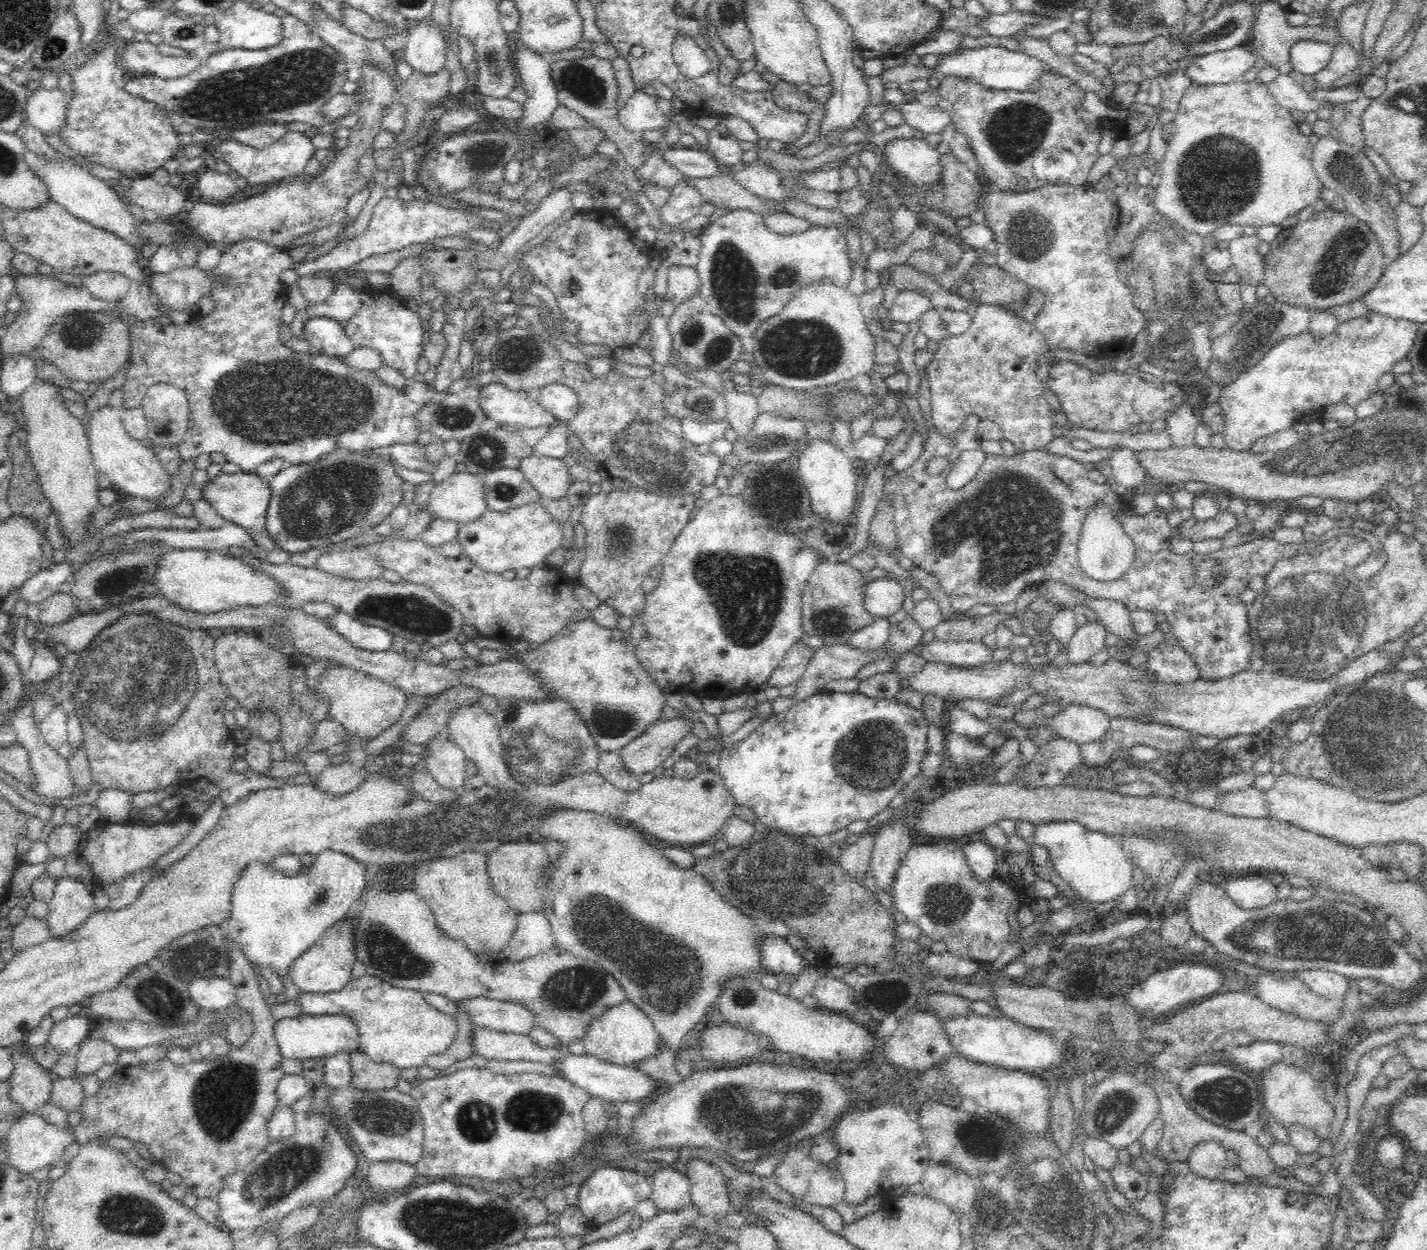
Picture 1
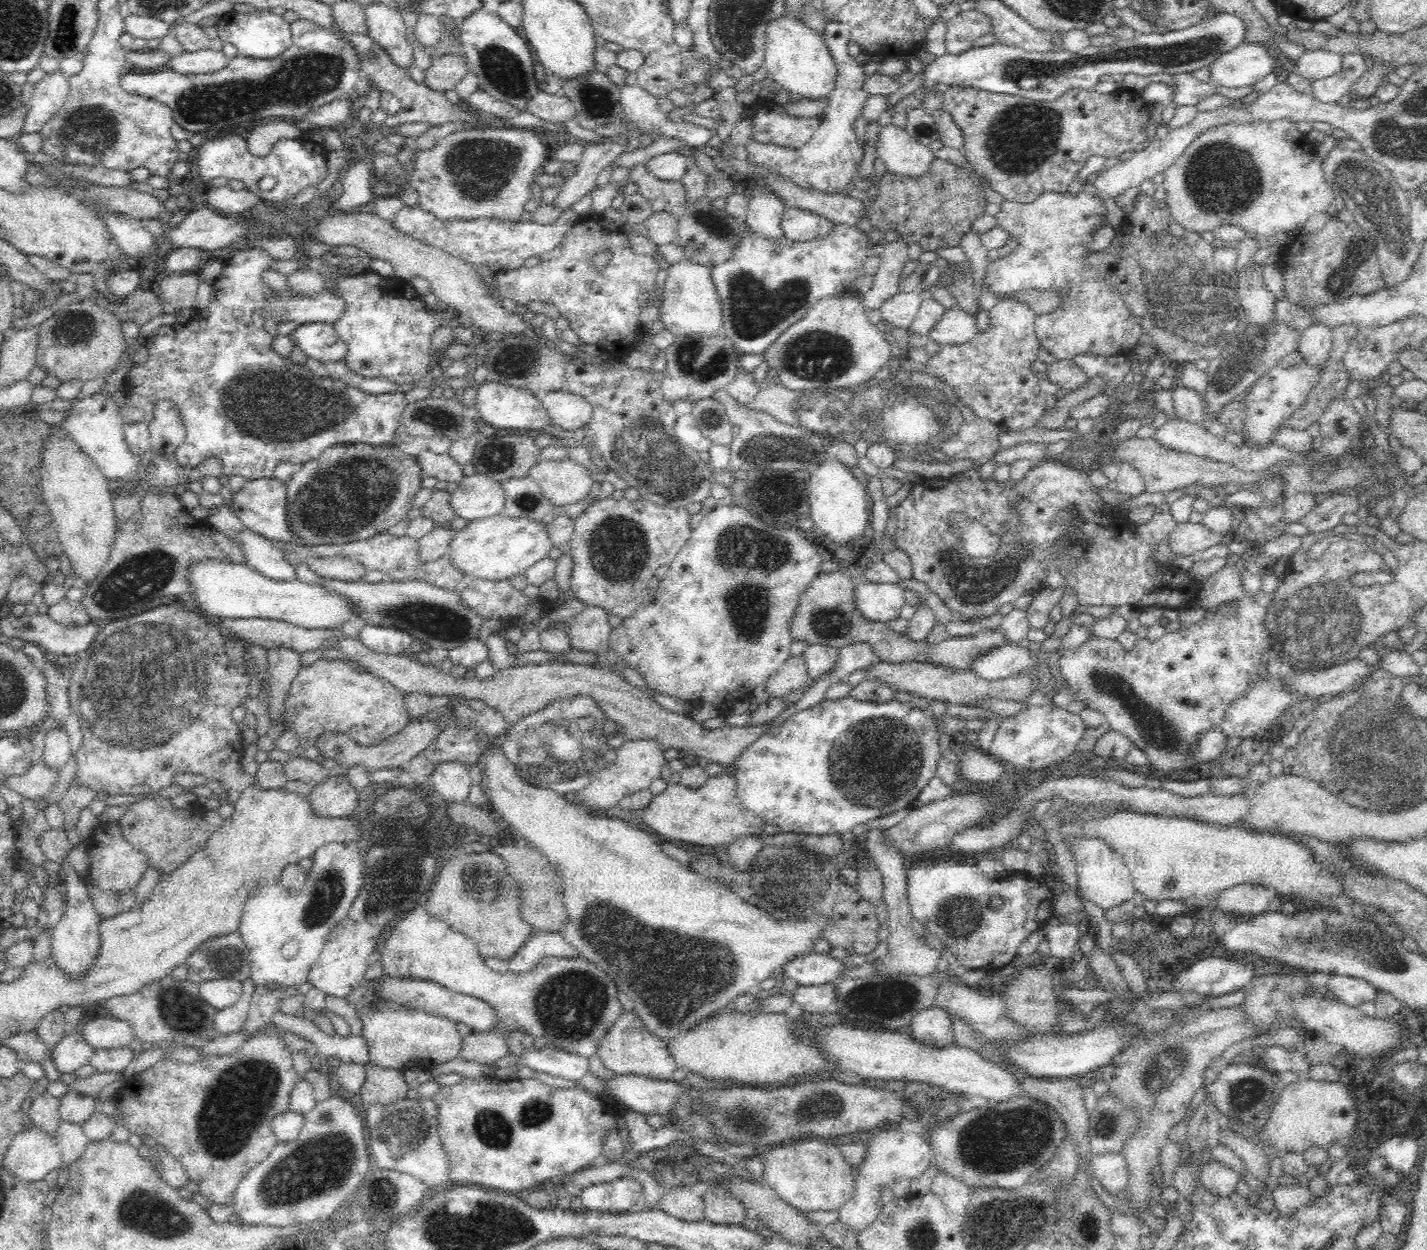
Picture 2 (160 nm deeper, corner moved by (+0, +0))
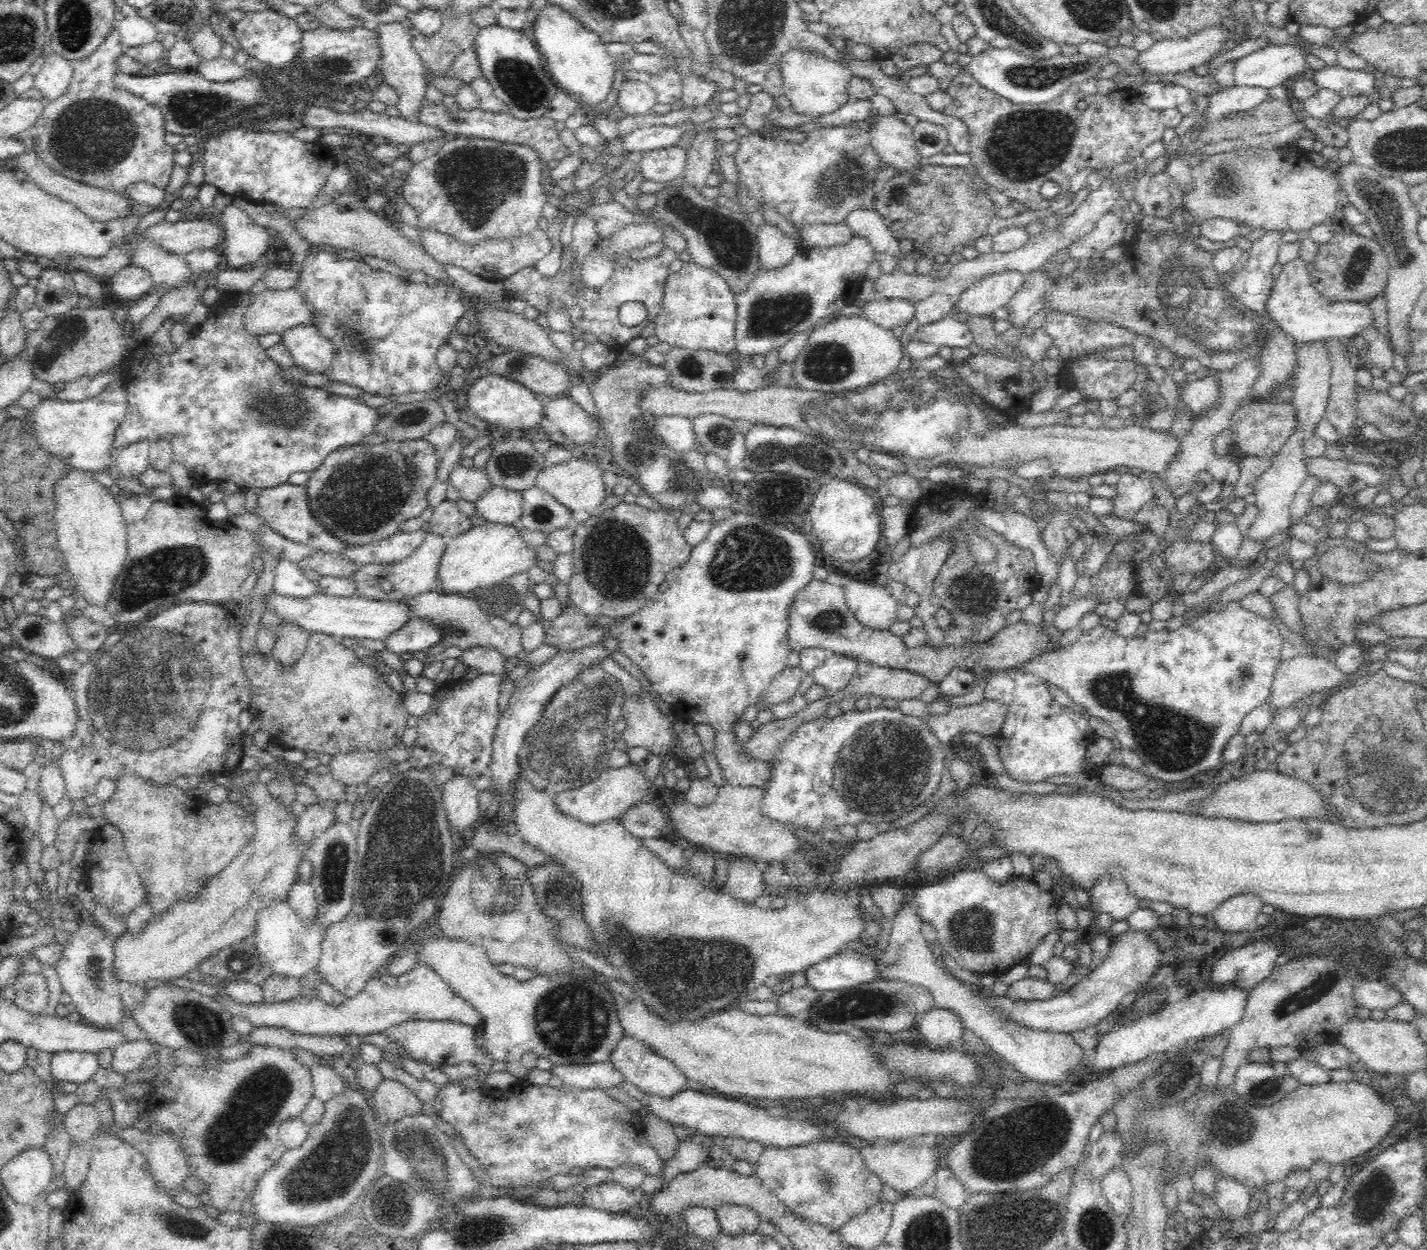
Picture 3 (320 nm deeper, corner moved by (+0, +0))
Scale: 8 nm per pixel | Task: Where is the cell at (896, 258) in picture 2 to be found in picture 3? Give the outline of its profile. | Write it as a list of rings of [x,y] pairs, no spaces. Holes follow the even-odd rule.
[[[855,208],[844,220],[843,224],[858,237],[864,237],[871,242],[875,253],[888,254],[898,261],[898,271],[900,263],[907,255],[902,254],[899,247],[899,239],[892,235],[892,231],[886,227],[882,217],[872,208]]]

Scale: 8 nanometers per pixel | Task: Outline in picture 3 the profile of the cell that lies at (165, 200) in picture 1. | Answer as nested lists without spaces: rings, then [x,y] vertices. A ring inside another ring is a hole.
[[[30,150],[14,159],[14,168],[18,173],[26,175],[25,180],[36,183],[38,187],[44,191],[52,193],[54,196],[62,197],[62,199],[70,201],[76,208],[82,209],[89,218],[93,218],[98,222],[110,221],[117,219],[126,219],[133,215],[140,216],[144,210],[126,195],[114,191],[114,189],[102,188],[100,185],[91,185],[67,177],[54,169],[50,168],[40,156],[35,154],[34,150]]]

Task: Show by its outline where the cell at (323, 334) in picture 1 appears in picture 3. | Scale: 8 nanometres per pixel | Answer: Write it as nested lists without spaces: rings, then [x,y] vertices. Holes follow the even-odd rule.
[[[302,325],[282,334],[284,345],[290,349],[296,366],[310,372],[330,372],[336,350],[332,341],[316,327]]]

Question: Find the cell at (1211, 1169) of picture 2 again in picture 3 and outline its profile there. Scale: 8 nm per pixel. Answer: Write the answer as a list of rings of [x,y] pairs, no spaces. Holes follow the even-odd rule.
[[[1216,1176],[1214,1182],[1214,1203],[1222,1214],[1237,1221],[1250,1212],[1250,1189],[1228,1176]]]

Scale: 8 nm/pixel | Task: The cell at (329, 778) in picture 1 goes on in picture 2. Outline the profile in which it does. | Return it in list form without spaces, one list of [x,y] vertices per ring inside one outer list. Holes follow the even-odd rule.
[[[328,776],[310,794],[312,809],[324,817],[349,815],[358,806],[358,791],[348,776]]]

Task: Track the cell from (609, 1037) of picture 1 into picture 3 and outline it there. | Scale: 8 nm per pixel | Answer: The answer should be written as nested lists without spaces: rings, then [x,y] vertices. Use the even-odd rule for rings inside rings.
[[[623,1032],[609,1056],[609,1063],[623,1076],[624,1081],[634,1084],[644,1094],[656,1093],[656,1095],[668,1096],[687,1087],[686,1080],[688,1078],[678,1070],[671,1060],[660,1056],[660,1053],[656,1053],[642,1041]]]

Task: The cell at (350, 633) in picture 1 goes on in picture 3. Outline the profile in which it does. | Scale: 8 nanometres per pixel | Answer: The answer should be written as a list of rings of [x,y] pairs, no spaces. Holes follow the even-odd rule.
[[[419,618],[408,619],[408,622],[405,622],[400,628],[394,629],[382,639],[384,648],[396,655],[414,651],[427,652],[428,648],[440,642],[439,630]]]

